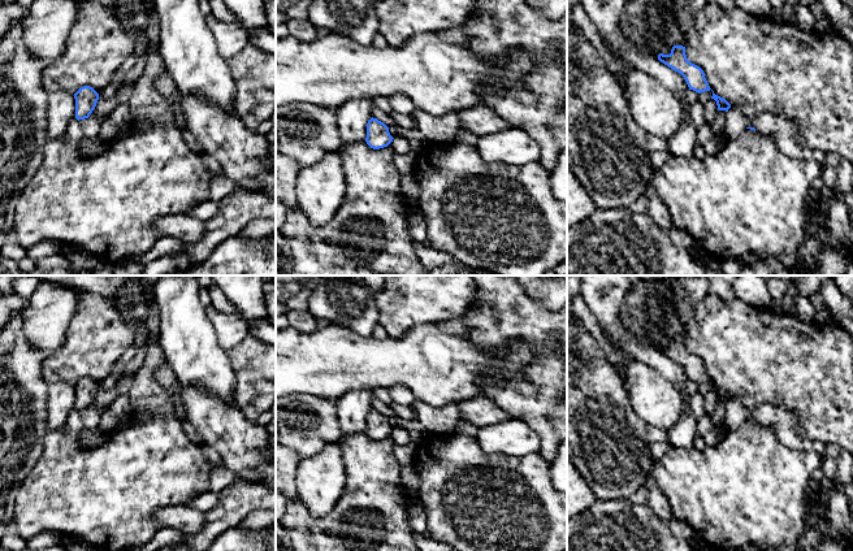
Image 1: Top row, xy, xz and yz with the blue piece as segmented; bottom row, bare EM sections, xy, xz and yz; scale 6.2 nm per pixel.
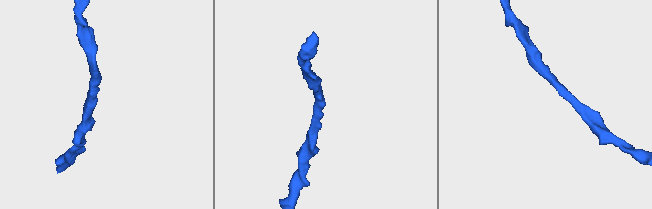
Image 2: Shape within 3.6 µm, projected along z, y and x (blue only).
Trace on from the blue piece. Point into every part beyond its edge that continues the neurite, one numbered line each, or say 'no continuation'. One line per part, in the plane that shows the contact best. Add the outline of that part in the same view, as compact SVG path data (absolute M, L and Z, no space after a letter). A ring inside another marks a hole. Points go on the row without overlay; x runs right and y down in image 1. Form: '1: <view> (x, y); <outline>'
no continuation

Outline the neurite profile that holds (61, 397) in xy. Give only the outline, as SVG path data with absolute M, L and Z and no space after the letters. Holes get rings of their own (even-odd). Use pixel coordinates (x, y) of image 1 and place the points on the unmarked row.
M52 382L47 389L47 429L59 430L75 409L75 390L66 382Z

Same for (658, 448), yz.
M667 441L650 444L653 464L667 451L668 447L670 444Z

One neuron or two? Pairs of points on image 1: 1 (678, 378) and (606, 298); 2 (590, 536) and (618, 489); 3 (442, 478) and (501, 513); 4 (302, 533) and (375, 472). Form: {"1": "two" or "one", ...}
{"1": "one", "2": "two", "3": "one", "4": "one"}

